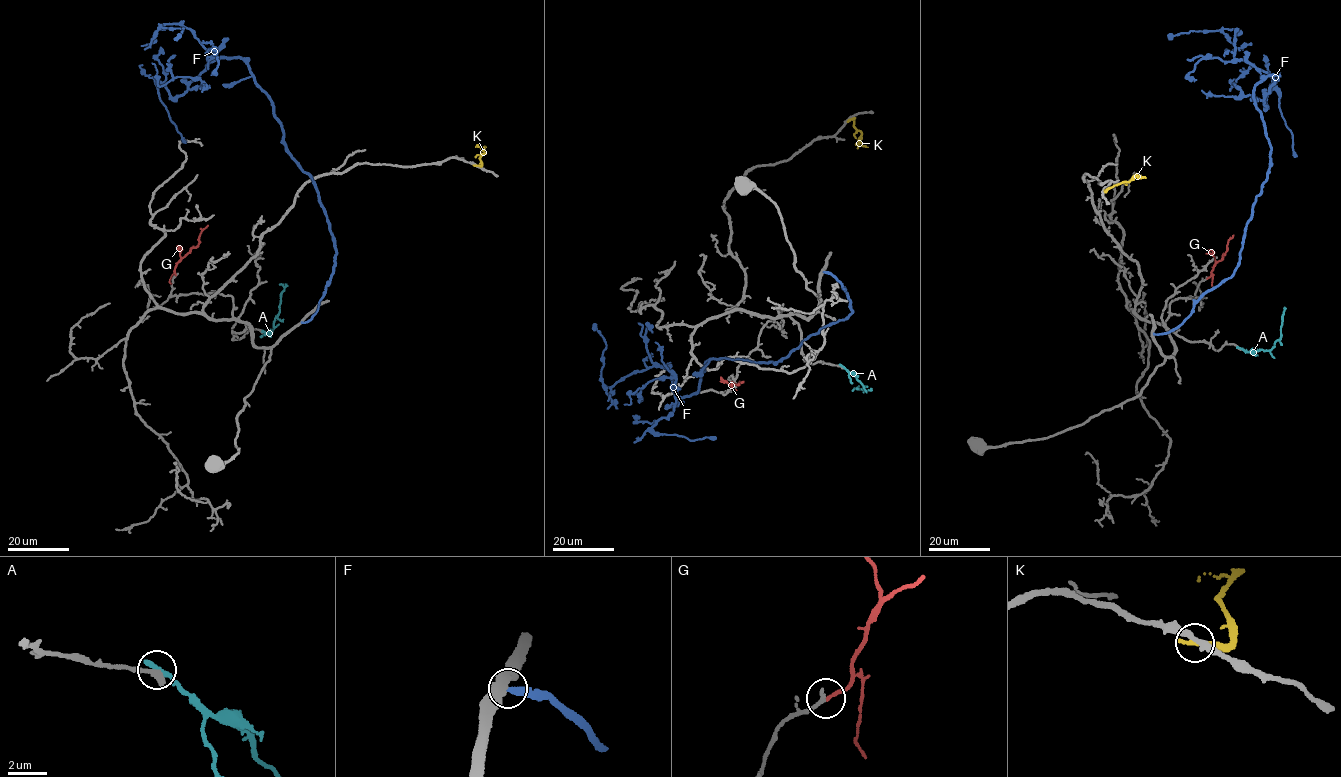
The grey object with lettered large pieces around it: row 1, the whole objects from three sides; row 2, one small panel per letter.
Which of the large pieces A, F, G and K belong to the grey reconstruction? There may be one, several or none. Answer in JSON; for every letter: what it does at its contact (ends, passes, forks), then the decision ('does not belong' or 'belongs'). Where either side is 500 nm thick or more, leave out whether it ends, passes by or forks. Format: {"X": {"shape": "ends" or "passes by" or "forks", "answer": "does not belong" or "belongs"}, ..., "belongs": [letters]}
{"A": {"shape": "ends", "answer": "does not belong"}, "F": {"shape": "ends", "answer": "does not belong"}, "G": {"shape": "ends", "answer": "belongs"}, "K": {"shape": "ends", "answer": "does not belong"}, "belongs": ["G"]}

